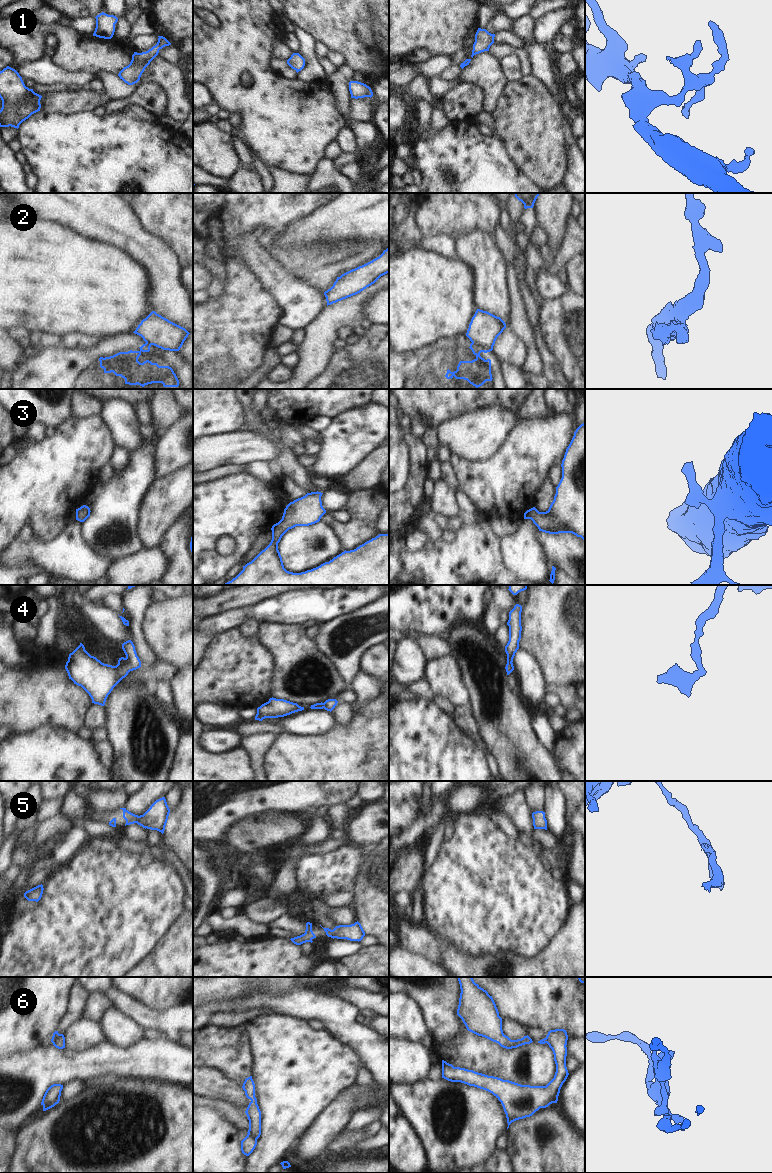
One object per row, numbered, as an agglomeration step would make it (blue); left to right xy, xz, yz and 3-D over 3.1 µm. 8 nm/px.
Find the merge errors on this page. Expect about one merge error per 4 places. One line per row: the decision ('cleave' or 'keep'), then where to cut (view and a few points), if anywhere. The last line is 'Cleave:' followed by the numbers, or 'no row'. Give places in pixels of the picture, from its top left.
1: keep; cut none
2: cleave; cut yz (472, 342), (479, 346), (492, 347)
3: keep; cut none
4: keep; cut none
5: keep; cut none
6: cleave; cut xz (248, 1133), (256, 1140)
Cleave: 2, 6

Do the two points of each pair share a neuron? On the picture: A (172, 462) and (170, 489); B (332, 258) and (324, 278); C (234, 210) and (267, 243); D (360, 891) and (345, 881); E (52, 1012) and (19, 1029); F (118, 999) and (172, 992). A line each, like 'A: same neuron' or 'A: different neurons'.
A: different neurons
B: same neuron
C: same neuron
D: different neurons
E: same neuron
F: different neurons

